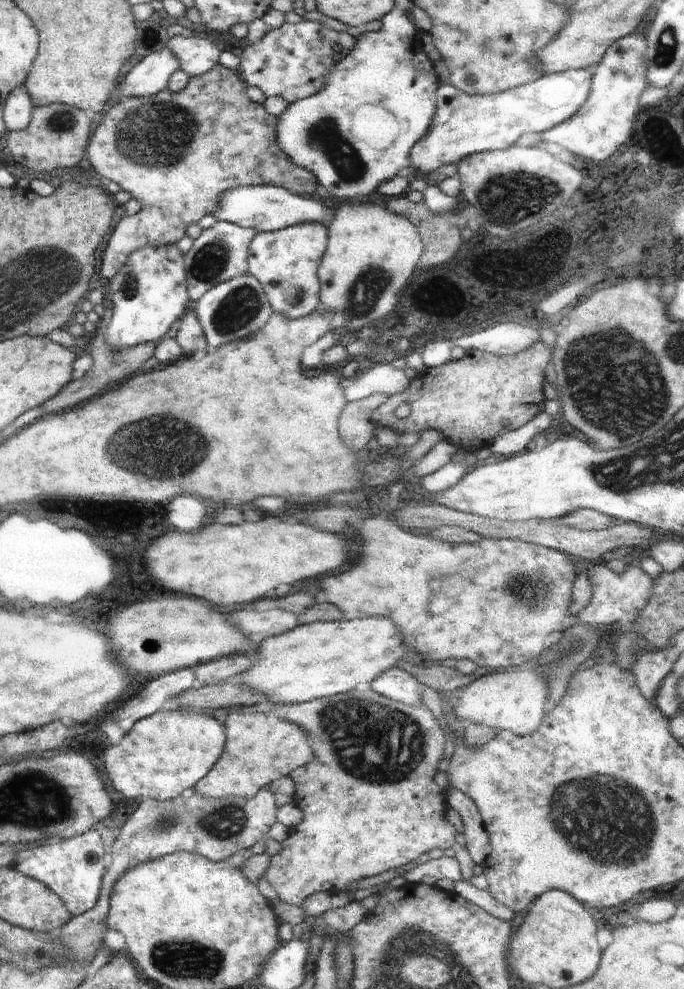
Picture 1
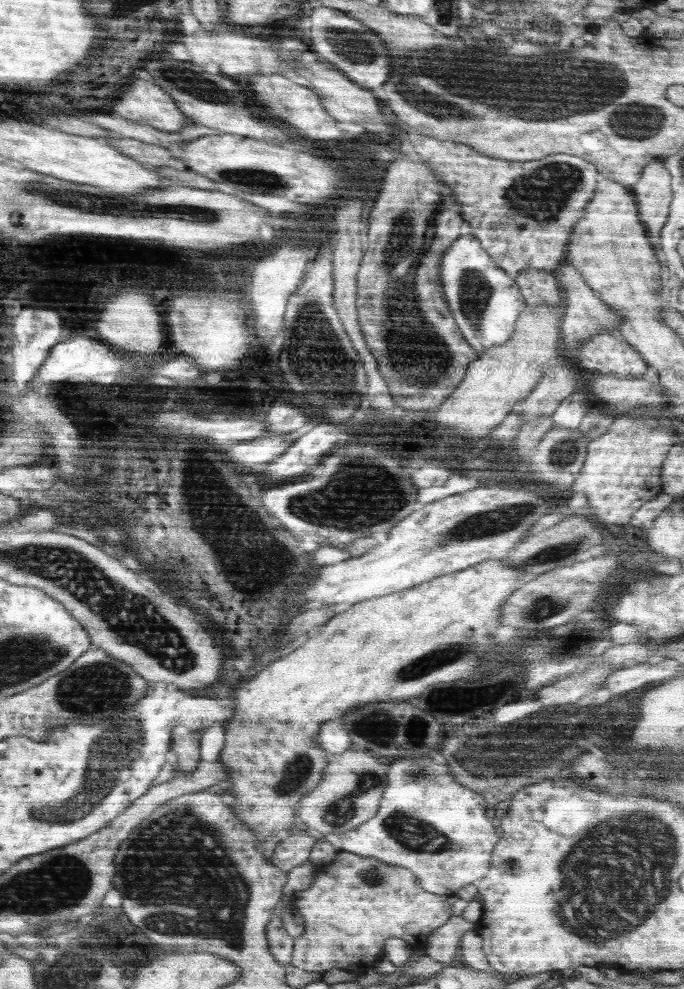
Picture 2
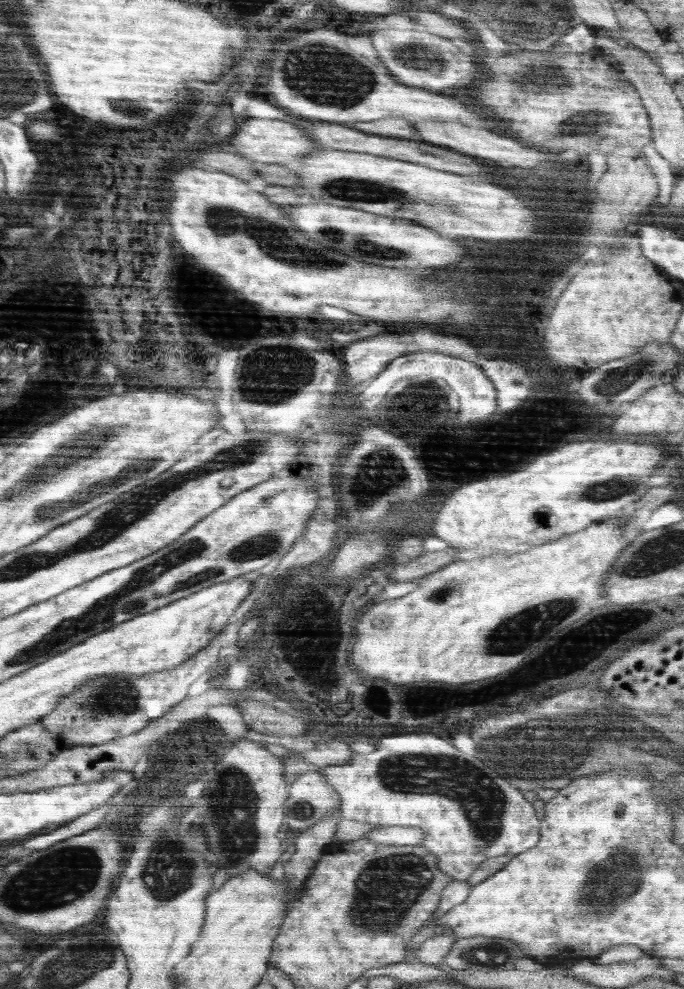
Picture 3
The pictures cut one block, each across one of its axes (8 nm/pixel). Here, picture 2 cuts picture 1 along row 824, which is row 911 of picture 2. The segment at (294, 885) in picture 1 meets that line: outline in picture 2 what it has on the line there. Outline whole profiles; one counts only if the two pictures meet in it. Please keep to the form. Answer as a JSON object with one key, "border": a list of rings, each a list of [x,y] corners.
{"border":[[[344,851],[338,852],[336,858],[334,858],[330,864],[318,868],[318,873],[311,882],[310,888],[295,893],[292,897],[294,899],[293,906],[295,906],[298,914],[302,916],[305,927],[303,934],[298,938],[293,939],[293,953],[289,964],[296,968],[301,968],[304,972],[322,973],[331,968],[342,968],[342,970],[355,971],[357,973],[366,972],[370,966],[373,966],[376,963],[380,956],[383,956],[384,942],[386,942],[388,938],[402,938],[402,940],[405,940],[411,947],[422,946],[426,944],[430,934],[436,929],[439,929],[452,914],[451,904],[446,901],[448,896],[445,897],[444,895],[436,895],[424,891],[411,870],[408,870],[403,866],[390,866],[389,864],[384,864],[384,862],[374,857],[360,856],[359,854],[352,854],[351,852]]]}

